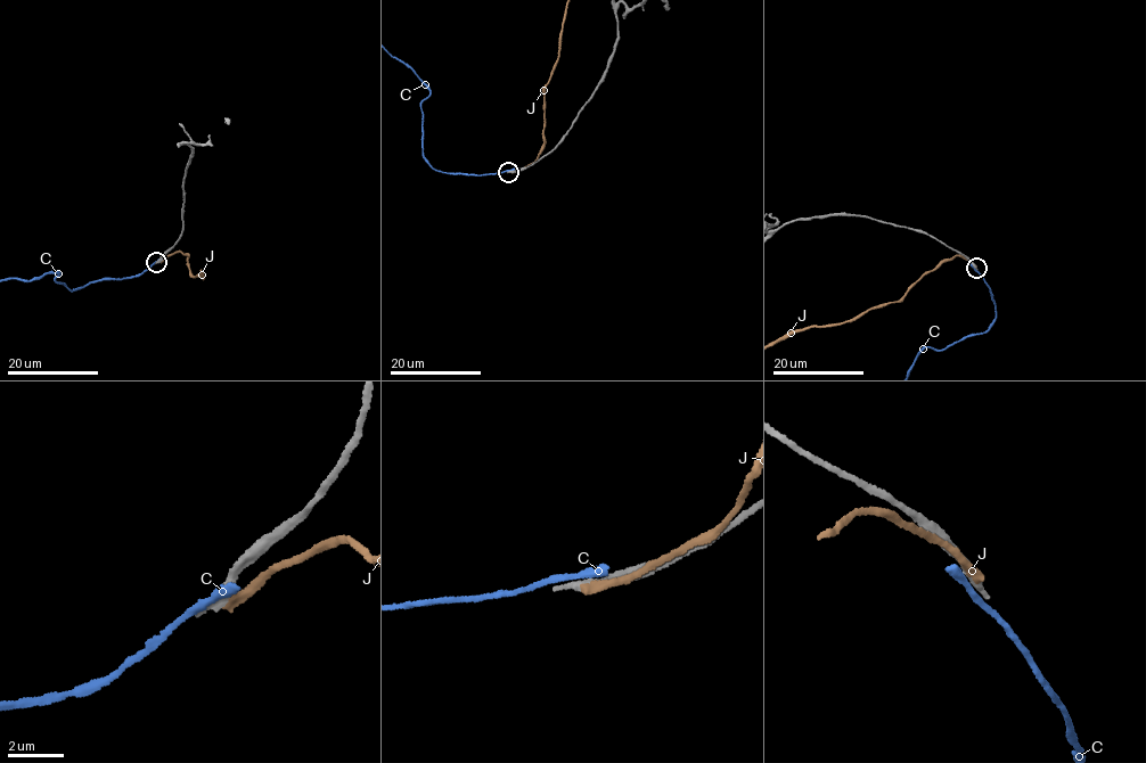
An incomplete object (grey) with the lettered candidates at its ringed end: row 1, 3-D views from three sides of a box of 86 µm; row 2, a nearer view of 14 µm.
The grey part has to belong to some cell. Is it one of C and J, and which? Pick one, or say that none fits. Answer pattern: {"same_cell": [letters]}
{"same_cell": []}

